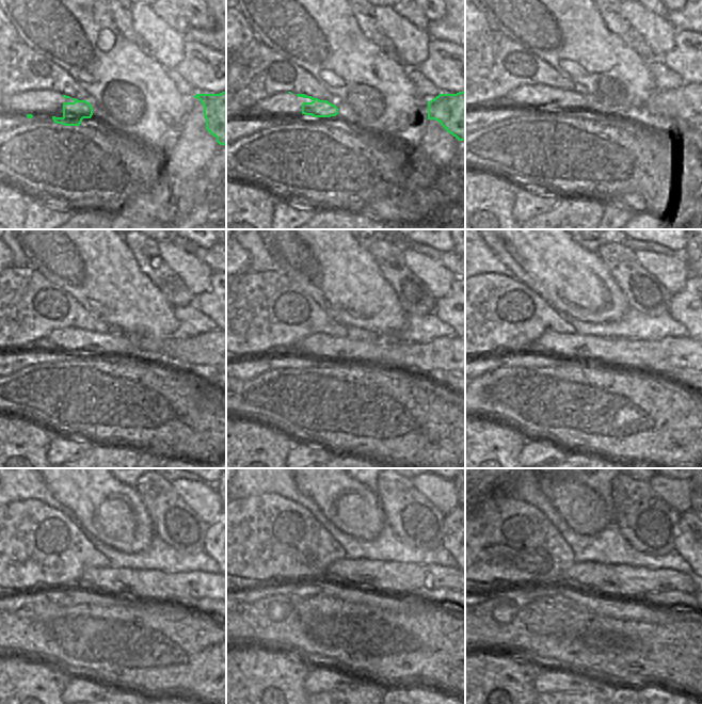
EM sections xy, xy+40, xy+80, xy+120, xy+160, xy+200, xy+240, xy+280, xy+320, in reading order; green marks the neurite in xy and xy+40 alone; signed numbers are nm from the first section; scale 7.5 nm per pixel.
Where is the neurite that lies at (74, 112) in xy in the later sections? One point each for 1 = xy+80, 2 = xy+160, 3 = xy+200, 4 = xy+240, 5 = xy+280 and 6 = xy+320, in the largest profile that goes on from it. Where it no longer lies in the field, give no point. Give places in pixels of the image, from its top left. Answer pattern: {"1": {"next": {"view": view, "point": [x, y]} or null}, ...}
{"1": {"next": {"view": "xy+80", "point": [552, 100]}}, "2": {"next": {"view": "xy+160", "point": [443, 352]}}, "3": {"next": {"view": "xy+200", "point": [670, 353]}}, "4": {"next": {"view": "xy+240", "point": [149, 585]}}, "5": {"next": {"view": "xy+280", "point": [388, 578]}}, "6": {"next": {"view": "xy+320", "point": [627, 581]}}}

